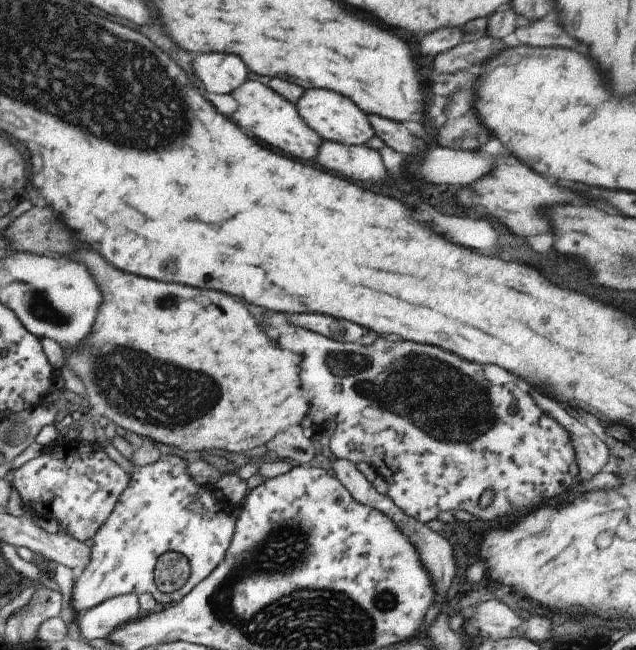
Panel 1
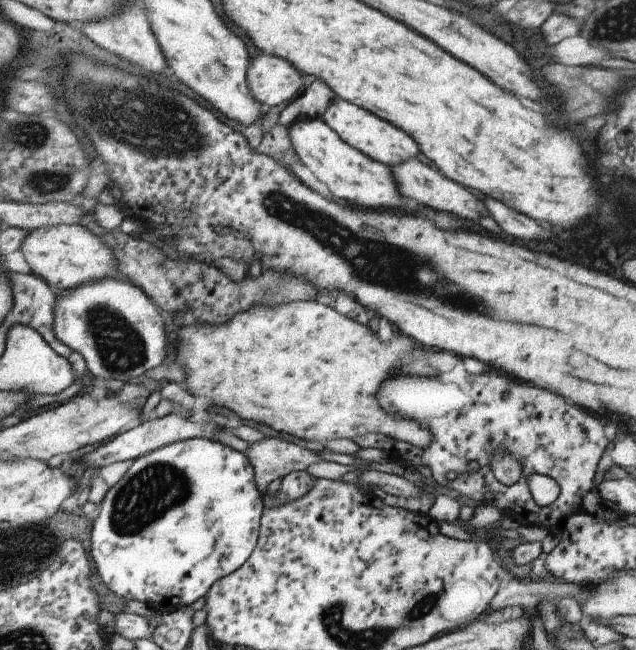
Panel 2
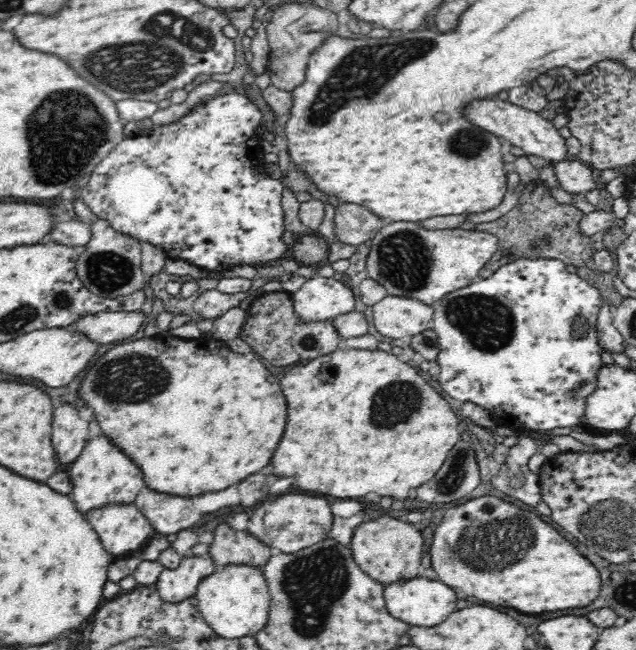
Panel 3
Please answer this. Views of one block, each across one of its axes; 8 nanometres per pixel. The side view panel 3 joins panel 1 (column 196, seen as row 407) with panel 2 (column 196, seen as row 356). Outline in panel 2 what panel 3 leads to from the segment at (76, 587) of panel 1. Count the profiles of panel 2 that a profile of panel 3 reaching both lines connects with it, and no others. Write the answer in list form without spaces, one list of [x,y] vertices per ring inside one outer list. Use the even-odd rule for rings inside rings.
[[[203,438],[185,439],[142,455],[135,459],[126,475],[121,476],[116,484],[108,488],[103,500],[97,506],[97,513],[92,517],[89,534],[91,550],[88,553],[95,564],[95,572],[113,594],[123,597],[127,601],[136,600],[145,603],[155,611],[169,612],[175,611],[181,606],[191,605],[198,598],[208,594],[209,588],[217,580],[231,574],[241,564],[244,564],[253,551],[258,538],[261,514],[263,514],[262,496],[263,494],[259,493],[255,486],[253,468],[249,465],[245,454],[237,452],[229,446],[223,446],[219,442]]]

